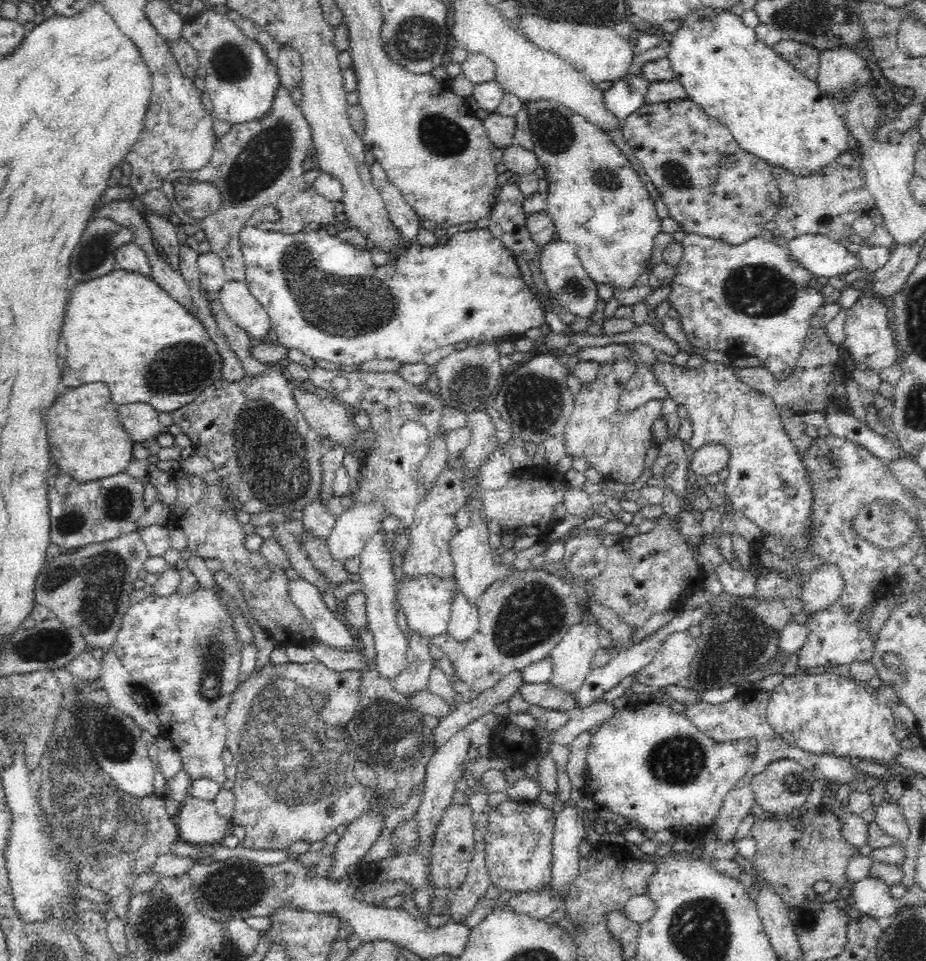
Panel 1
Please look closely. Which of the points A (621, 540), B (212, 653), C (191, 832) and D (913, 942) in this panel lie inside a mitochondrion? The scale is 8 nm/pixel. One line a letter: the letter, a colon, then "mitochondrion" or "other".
A: other
B: mitochondrion
C: other
D: mitochondrion

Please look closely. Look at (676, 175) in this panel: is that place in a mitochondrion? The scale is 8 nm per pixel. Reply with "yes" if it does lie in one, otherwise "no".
yes

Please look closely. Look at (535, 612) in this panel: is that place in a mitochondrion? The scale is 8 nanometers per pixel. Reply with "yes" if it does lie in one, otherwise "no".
yes

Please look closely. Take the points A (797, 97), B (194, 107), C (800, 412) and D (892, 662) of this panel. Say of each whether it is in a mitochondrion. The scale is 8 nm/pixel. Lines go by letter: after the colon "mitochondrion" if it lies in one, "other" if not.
A: other
B: other
C: other
D: other

